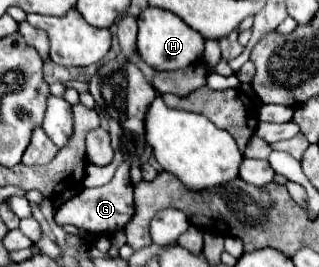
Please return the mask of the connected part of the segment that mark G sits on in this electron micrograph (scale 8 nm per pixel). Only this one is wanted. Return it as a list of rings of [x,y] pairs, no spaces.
[[[122,163],[108,185],[102,185],[96,189],[82,189],[78,195],[64,201],[56,211],[56,223],[74,225],[94,237],[100,237],[100,235],[114,237],[118,231],[126,227],[132,215],[134,215],[134,185],[130,181],[130,165]]]

